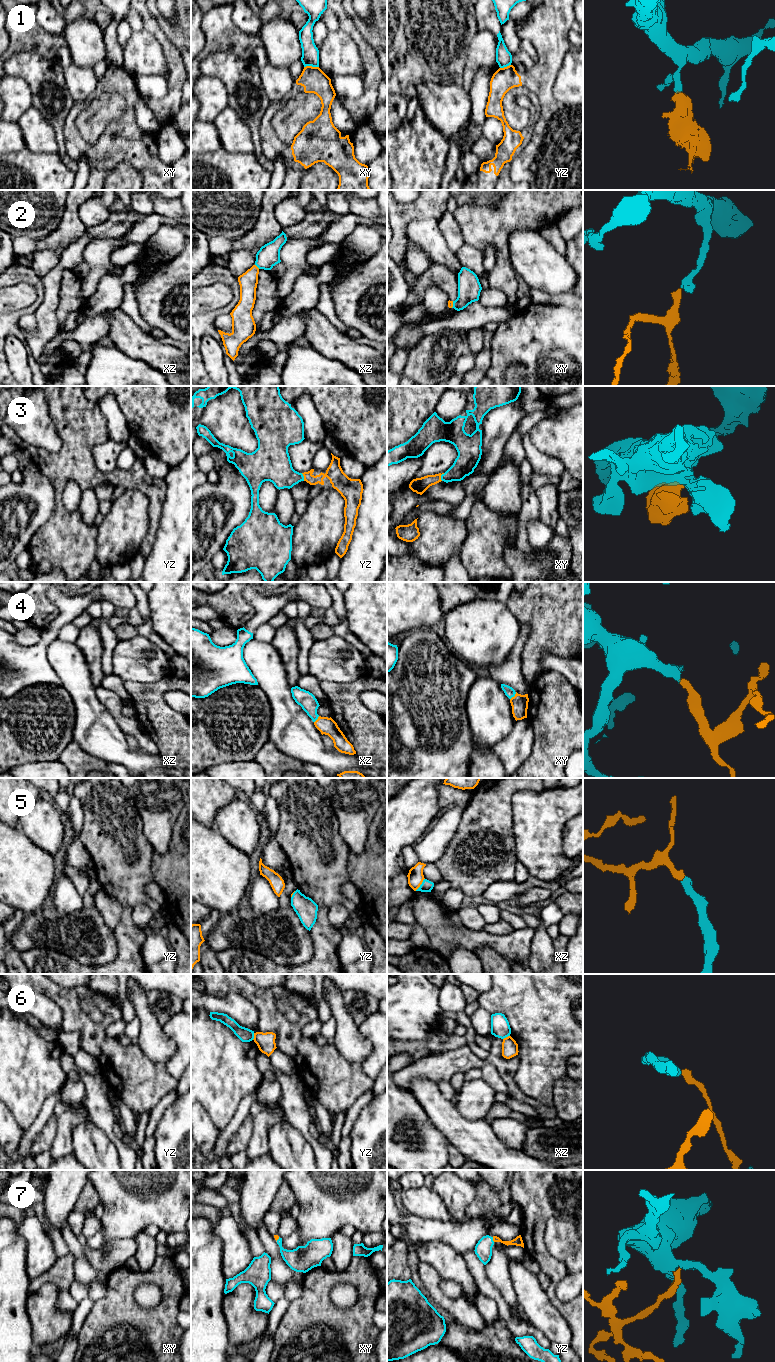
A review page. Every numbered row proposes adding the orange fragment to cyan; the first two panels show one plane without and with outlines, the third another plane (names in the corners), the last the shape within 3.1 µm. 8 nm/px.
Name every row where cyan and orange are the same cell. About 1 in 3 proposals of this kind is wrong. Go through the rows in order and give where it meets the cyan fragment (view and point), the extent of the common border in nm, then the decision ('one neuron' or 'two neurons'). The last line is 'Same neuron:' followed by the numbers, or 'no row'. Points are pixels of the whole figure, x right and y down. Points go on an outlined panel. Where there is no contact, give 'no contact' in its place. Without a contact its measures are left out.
1: xy (311, 65) | 120 nm | two neurons
2: xz (257, 266) | 50 nm | one neuron
3: xy (441, 476) | 70 nm | one neuron
4: xy (513, 696) | 80 nm | one neuron
5: xz (421, 884) | 130 nm | two neurons
6: yz (253, 1036) | 60 nm | two neurons
7: yz (492, 1239) | 40 nm | one neuron
Same neuron: 2, 3, 4, 7

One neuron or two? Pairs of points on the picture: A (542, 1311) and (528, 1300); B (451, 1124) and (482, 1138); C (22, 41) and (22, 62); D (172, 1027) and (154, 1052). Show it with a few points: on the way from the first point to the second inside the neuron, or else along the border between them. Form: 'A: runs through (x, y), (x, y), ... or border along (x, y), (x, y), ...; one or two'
A: runs through (539, 1309), (531, 1301); one
B: runs through (459, 1130), (463, 1134), (474, 1138); one
C: border along (10, 56), (22, 52), (35, 52), (45, 58); two
D: border along (161, 1026), (175, 1046), (175, 1052), (166, 1060); two

